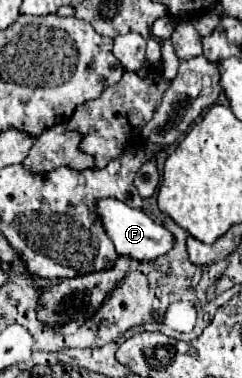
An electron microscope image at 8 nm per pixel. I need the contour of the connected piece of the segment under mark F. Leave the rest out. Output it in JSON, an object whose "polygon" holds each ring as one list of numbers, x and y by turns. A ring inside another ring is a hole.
{"polygon":[[106,198,106,200,100,200,96,204,96,212,102,218,104,228,110,234,110,238,114,240,116,252,120,256,130,256,132,260,138,260,138,262,152,262,158,256,164,256,164,254,168,254,174,248,174,236,170,234,170,230,164,228,162,224,154,222,142,210,130,208,124,202,120,202,120,200]]}

